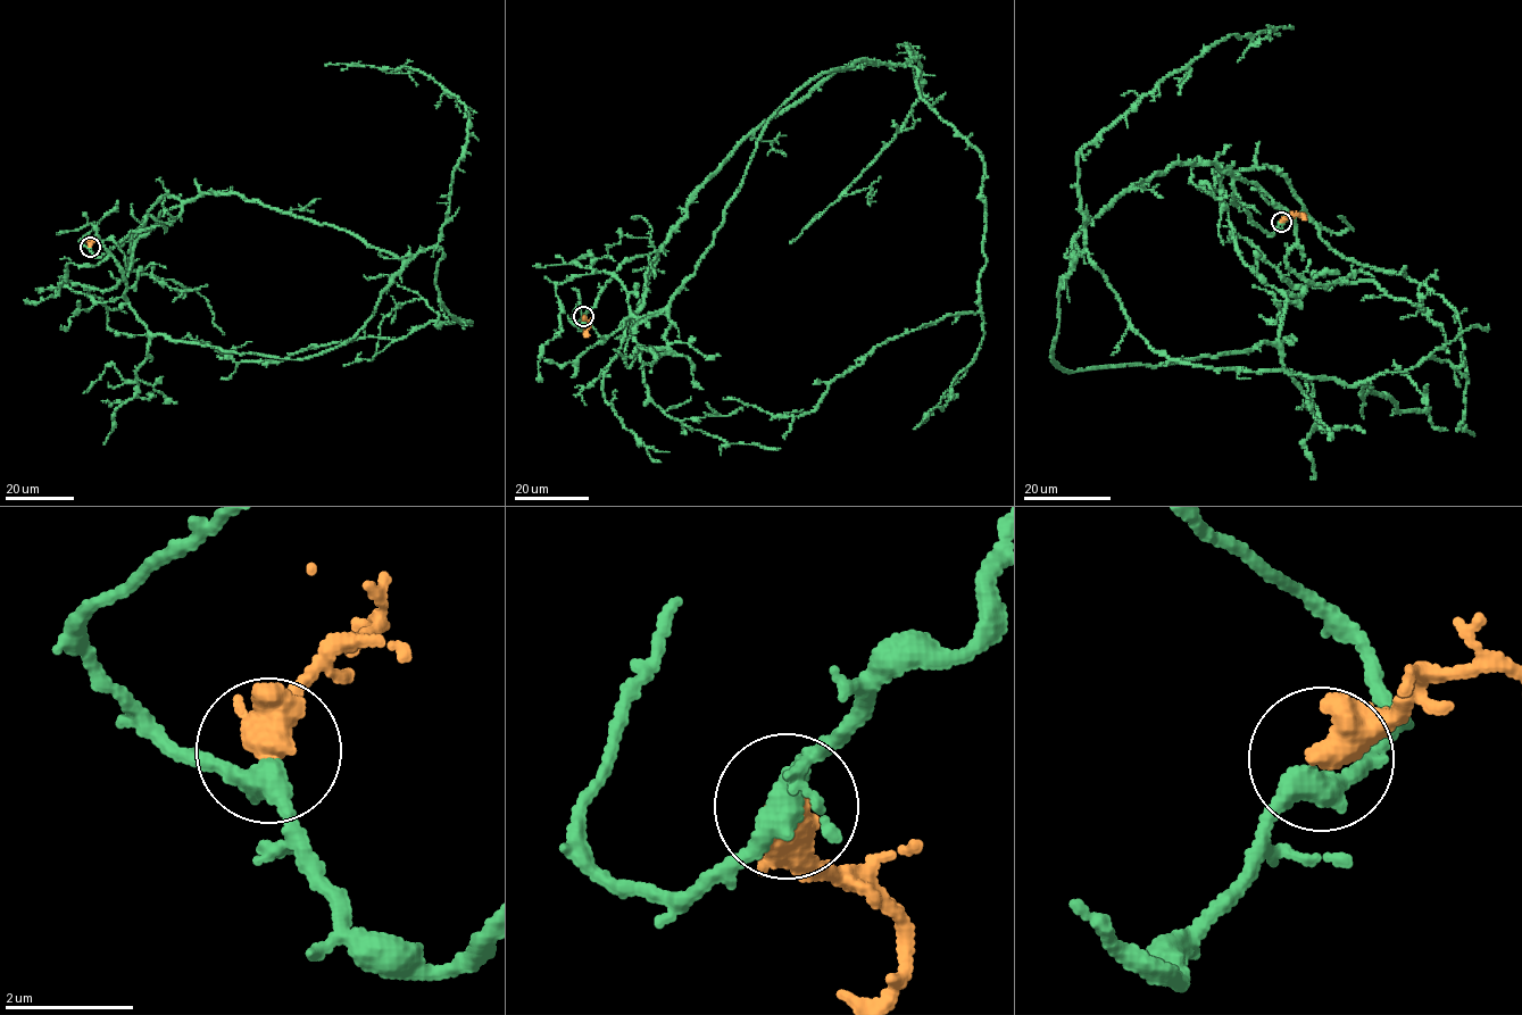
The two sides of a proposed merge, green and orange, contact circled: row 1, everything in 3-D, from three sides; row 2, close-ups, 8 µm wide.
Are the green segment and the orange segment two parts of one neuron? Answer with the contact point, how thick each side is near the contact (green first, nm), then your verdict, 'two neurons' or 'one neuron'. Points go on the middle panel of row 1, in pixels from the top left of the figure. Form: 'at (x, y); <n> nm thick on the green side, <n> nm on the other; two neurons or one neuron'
at (583, 316); 360 nm thick on the green side, 440 nm on the other; two neurons

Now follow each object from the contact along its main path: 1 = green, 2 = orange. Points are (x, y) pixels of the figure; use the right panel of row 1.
1: (1281, 222), (1215, 164), (1131, 185), (1075, 239), (1051, 357), (1275, 342), (1286, 297), (1232, 230), (1331, 289)
2: (1281, 221), (1292, 215), (1307, 218)

